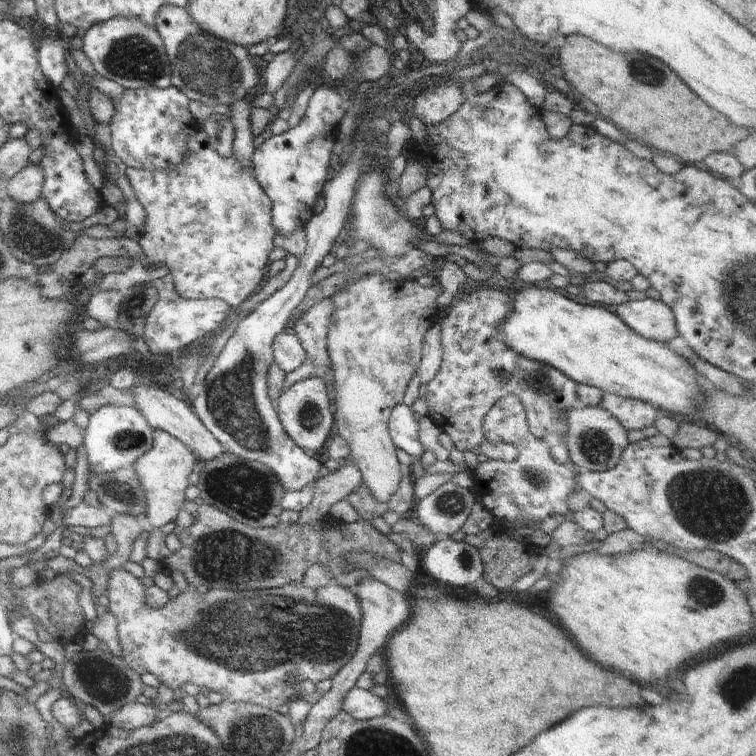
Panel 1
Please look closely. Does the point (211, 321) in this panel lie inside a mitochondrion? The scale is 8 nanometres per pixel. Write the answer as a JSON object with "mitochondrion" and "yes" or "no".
{"mitochondrion":"no"}

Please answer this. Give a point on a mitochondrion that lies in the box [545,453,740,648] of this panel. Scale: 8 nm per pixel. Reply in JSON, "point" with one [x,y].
{"point":[701,589]}

